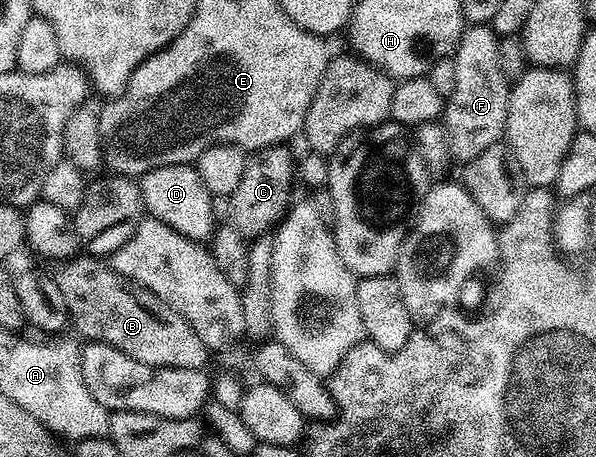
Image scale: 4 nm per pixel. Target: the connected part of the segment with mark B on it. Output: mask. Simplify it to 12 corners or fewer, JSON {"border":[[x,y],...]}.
{"border":[[94,256],[57,284],[68,322],[153,366],[212,358],[180,312]]}

